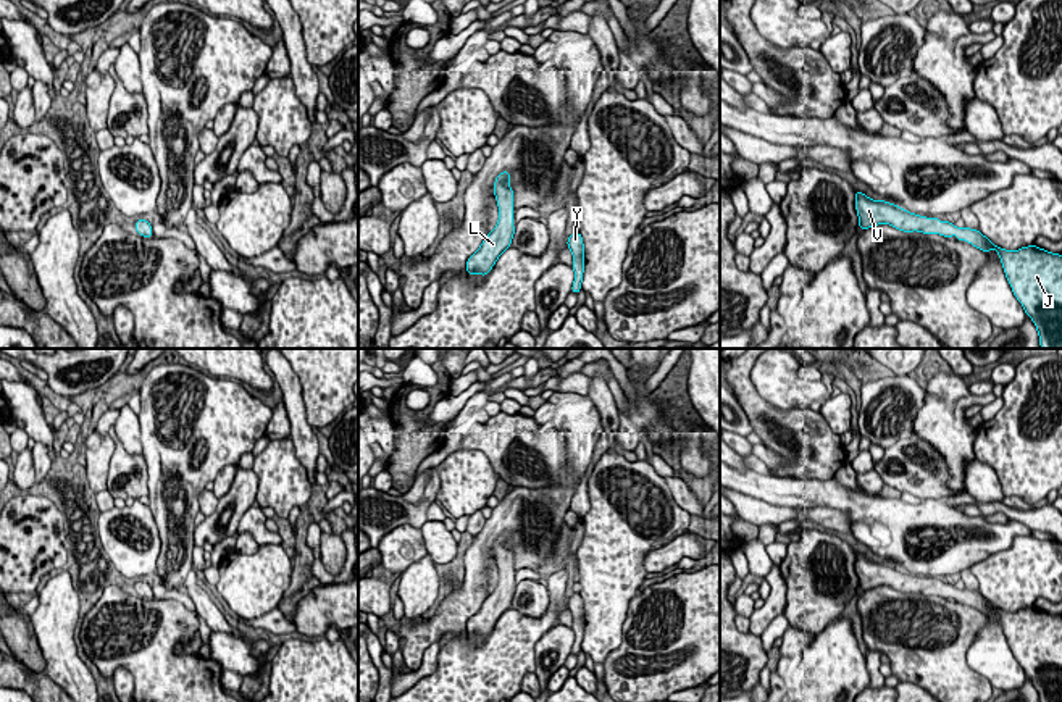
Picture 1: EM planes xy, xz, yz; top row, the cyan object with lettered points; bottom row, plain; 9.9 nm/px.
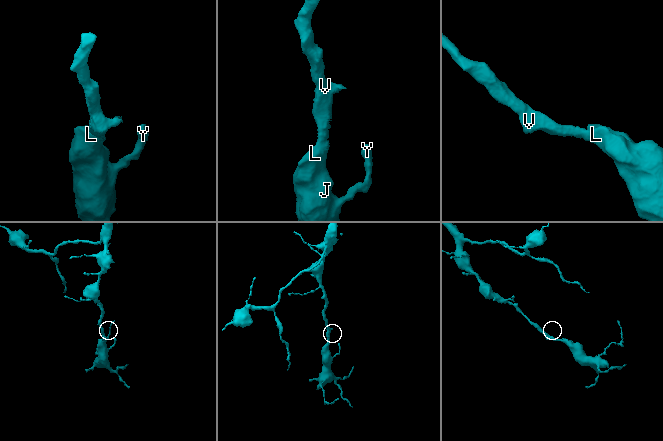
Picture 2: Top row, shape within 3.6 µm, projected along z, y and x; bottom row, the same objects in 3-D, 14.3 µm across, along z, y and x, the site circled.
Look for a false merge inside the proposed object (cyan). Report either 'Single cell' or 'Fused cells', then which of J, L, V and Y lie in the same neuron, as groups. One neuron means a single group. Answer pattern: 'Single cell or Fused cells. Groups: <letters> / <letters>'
Single cell. Groups: J L V Y

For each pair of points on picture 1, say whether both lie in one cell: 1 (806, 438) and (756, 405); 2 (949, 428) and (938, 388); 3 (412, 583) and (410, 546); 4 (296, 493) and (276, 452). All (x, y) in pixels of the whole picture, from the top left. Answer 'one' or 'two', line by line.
1: one
2: one
3: two
4: one

